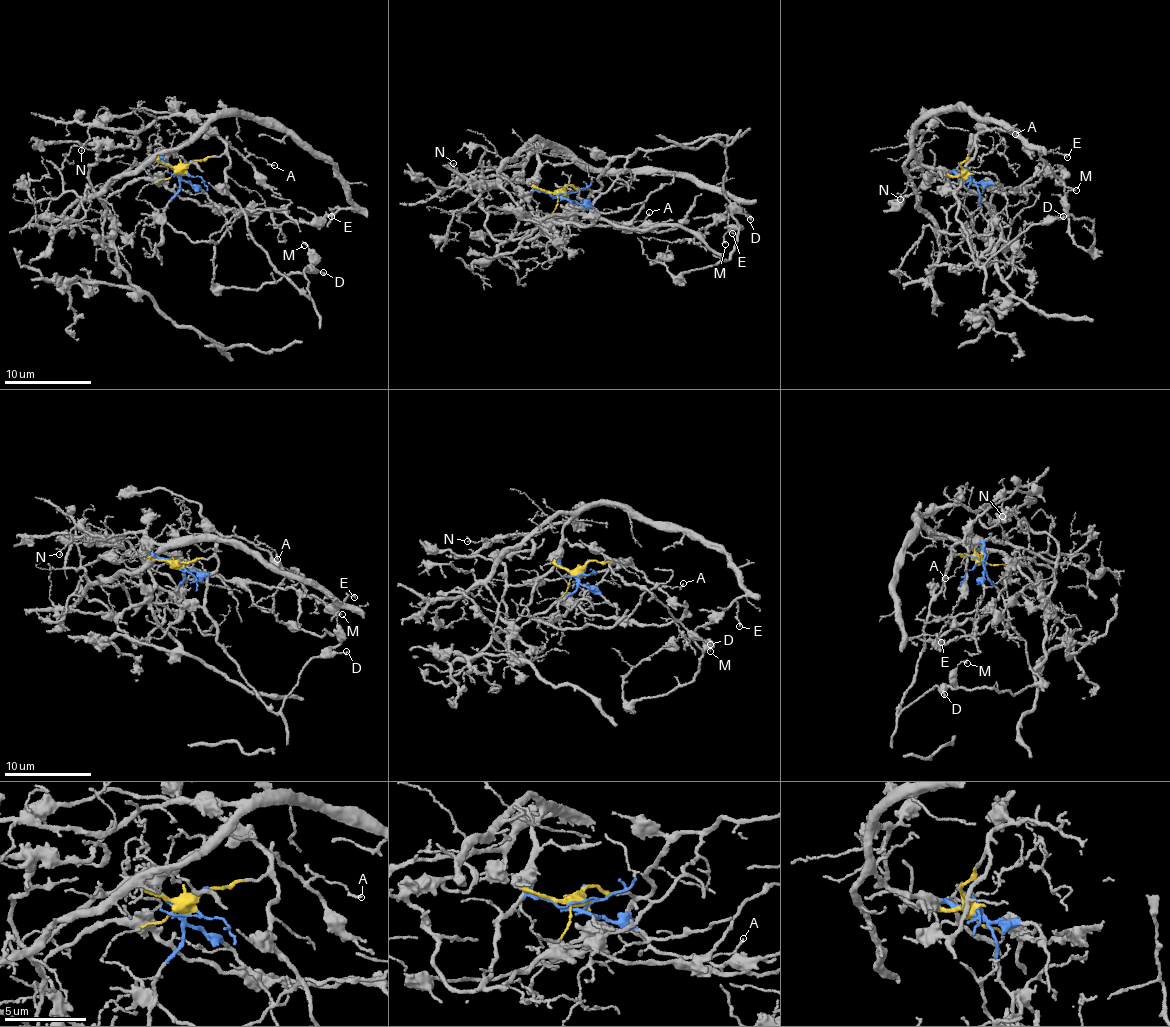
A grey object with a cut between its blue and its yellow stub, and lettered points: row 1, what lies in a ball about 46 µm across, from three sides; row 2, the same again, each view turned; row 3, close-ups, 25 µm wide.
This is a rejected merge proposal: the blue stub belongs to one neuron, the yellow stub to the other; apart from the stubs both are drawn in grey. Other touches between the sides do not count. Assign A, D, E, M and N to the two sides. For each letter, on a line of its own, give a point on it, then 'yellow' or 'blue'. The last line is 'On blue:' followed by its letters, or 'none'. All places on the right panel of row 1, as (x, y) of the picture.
A: place (1015, 134); yellow
D: place (1063, 216); yellow
E: place (1067, 157); blue
M: place (1076, 190); yellow
N: place (900, 199); blue
On blue: E, N

